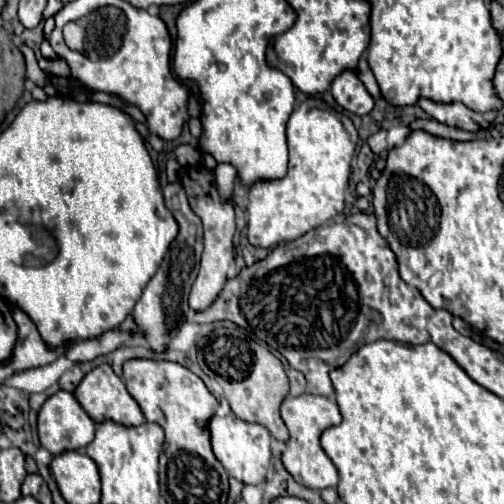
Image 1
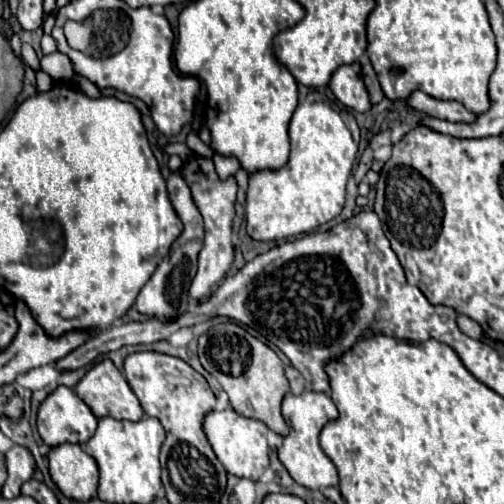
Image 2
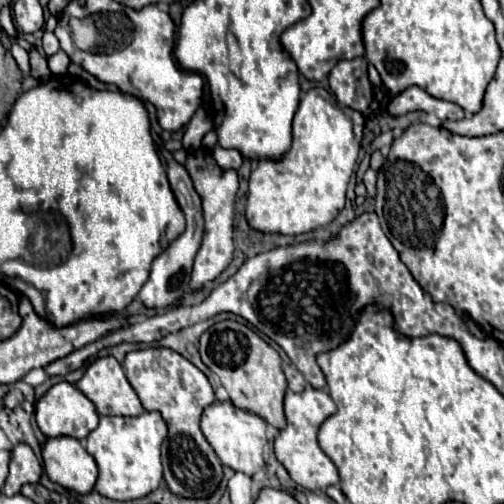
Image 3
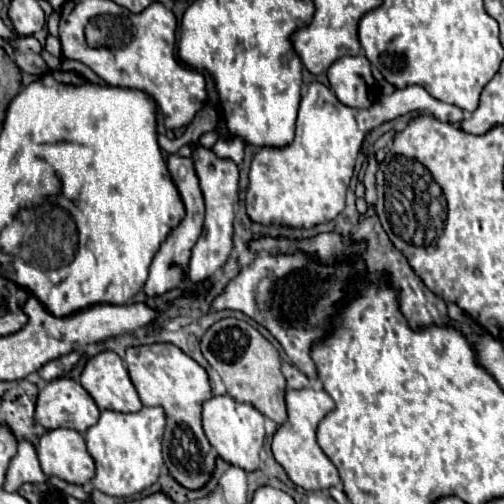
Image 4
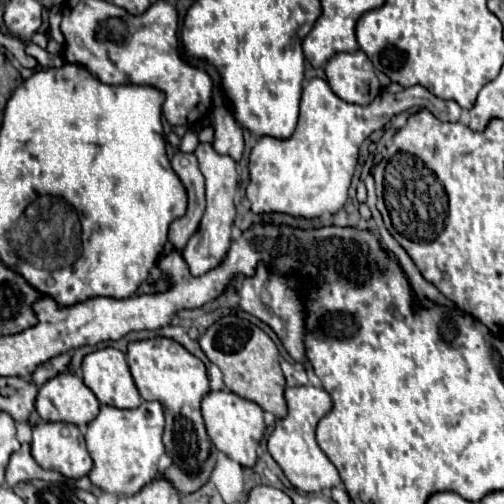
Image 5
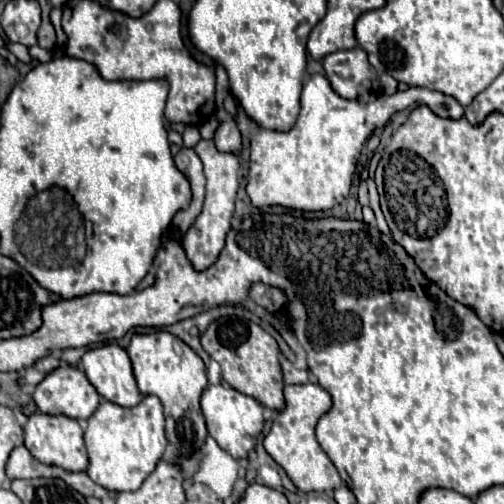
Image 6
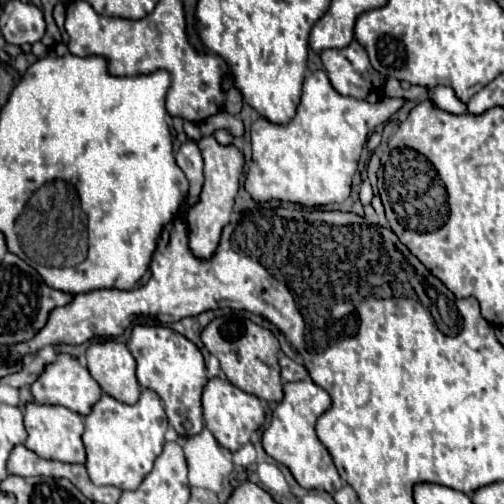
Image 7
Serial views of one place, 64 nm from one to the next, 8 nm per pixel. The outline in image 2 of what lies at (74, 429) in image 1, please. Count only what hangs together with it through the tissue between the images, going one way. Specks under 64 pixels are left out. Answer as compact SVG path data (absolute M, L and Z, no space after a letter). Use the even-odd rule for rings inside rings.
M58 386L38 408L38 432L48 446L86 442L98 426L88 404L68 386Z

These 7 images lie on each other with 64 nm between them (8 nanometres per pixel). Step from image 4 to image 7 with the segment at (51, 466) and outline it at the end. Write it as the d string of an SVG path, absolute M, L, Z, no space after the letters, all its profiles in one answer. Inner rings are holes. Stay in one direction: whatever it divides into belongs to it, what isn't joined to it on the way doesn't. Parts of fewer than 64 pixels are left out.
M28 402L24 406L24 426L28 432L28 440L26 446L36 452L42 458L54 458L60 462L84 462L86 454L84 454L84 446L82 446L82 432L84 432L84 424L82 424L82 416L64 408L64 406L54 406L54 404L38 404L38 402Z

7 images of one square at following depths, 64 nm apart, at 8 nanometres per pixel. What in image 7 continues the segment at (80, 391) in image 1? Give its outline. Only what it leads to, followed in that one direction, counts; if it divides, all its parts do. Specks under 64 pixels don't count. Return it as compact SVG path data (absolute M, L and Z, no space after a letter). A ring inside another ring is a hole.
M118 340L94 342L86 350L88 372L100 388L120 402L134 404L140 396L136 380L136 360L128 344Z

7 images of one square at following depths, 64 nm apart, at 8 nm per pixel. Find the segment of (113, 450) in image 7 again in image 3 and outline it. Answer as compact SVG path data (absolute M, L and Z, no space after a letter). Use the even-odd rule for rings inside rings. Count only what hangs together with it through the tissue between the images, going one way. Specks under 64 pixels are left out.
M142 412L140 416L100 416L100 424L86 438L86 450L98 464L94 488L112 500L142 498L162 484L160 444L168 428L160 412Z

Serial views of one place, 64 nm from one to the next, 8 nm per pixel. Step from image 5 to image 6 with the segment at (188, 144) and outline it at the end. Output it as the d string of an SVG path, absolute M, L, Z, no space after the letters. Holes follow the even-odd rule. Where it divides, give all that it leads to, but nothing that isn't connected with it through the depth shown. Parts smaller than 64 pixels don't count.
M187 125L183 133L183 146L193 148L201 140L199 130L194 125Z

